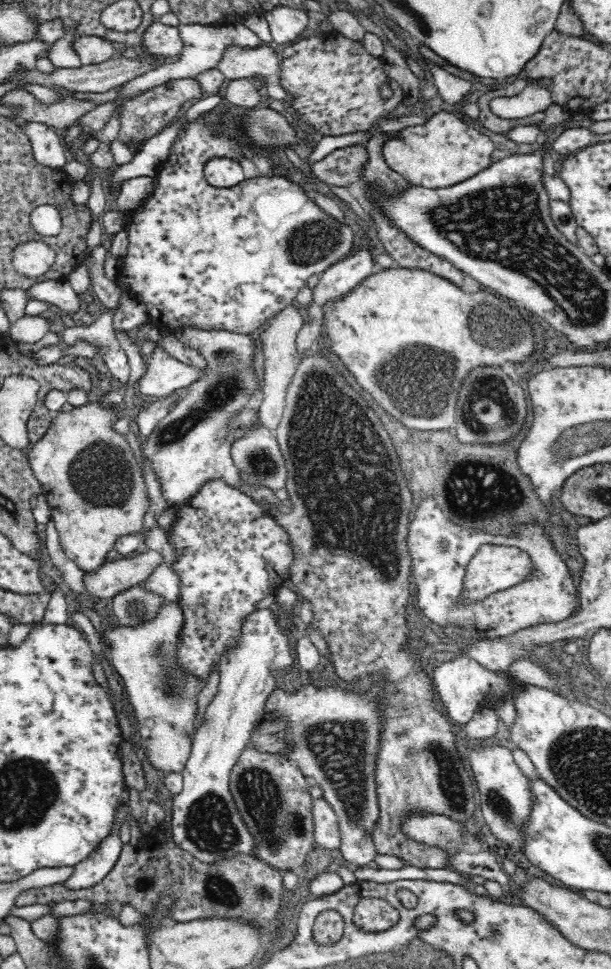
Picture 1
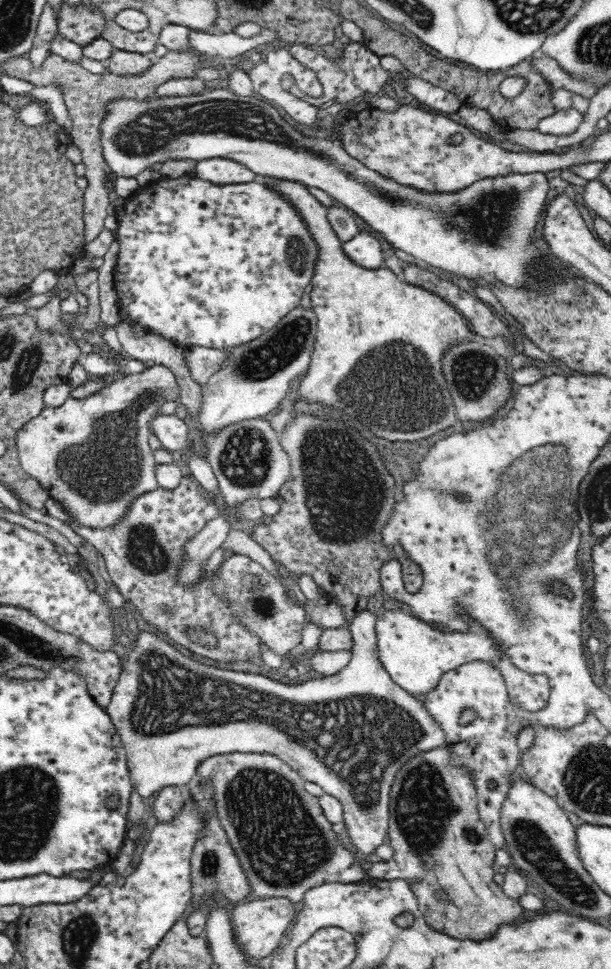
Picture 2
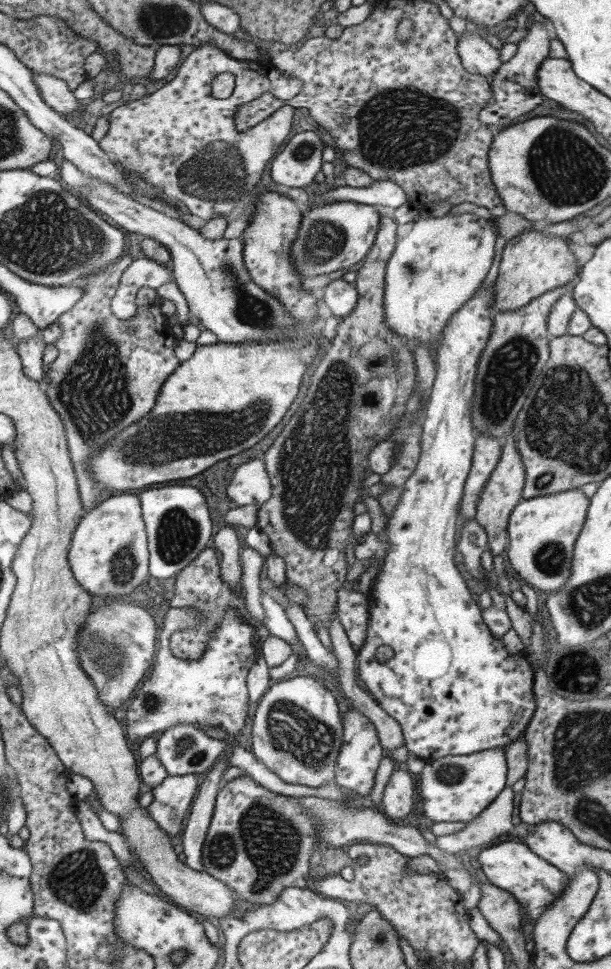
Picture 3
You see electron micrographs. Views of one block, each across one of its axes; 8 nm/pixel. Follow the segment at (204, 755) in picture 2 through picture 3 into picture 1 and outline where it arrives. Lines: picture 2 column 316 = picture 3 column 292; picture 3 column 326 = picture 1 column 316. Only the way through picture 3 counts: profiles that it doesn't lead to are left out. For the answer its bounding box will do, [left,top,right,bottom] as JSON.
[264,683,381,867]

